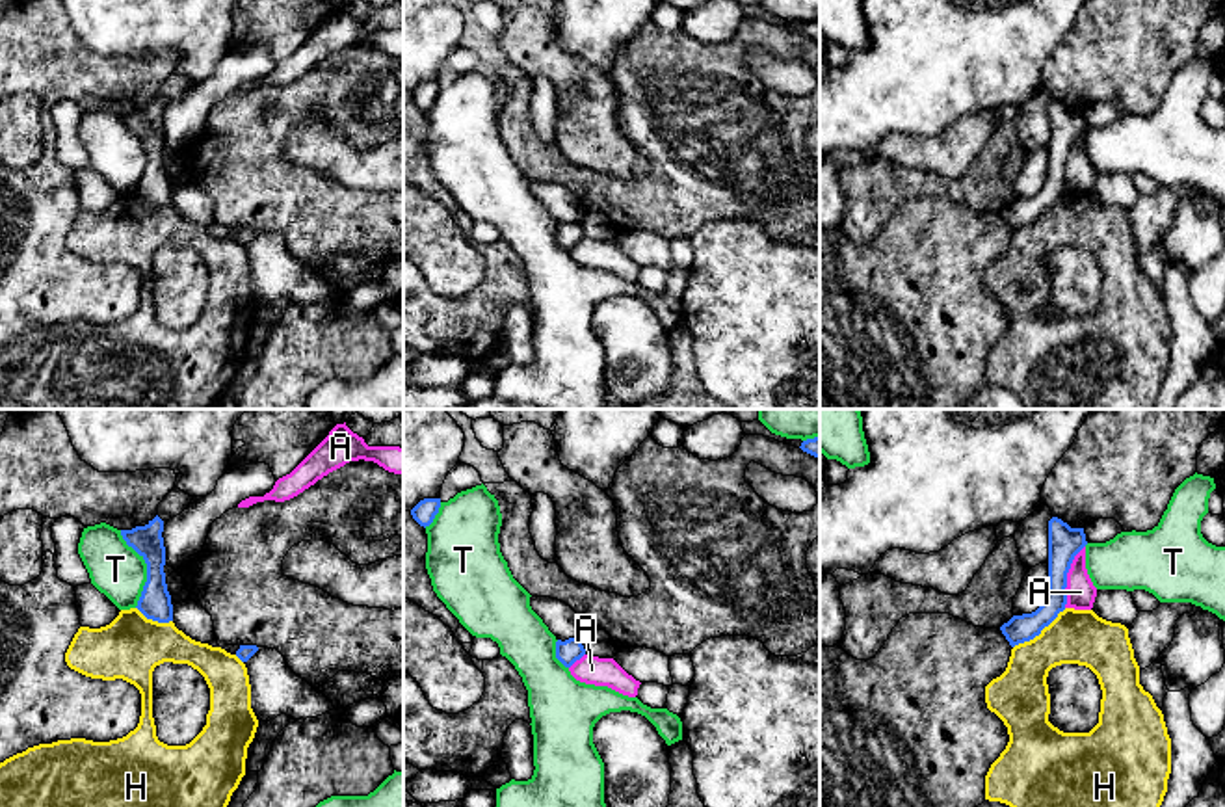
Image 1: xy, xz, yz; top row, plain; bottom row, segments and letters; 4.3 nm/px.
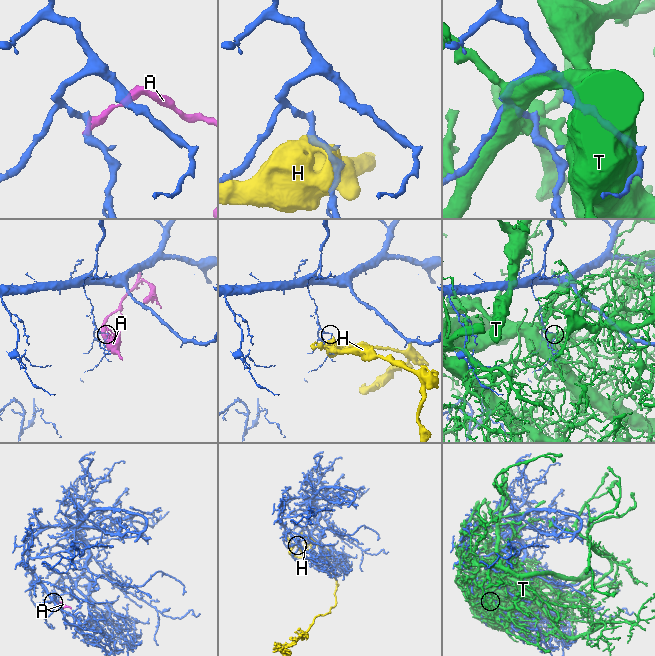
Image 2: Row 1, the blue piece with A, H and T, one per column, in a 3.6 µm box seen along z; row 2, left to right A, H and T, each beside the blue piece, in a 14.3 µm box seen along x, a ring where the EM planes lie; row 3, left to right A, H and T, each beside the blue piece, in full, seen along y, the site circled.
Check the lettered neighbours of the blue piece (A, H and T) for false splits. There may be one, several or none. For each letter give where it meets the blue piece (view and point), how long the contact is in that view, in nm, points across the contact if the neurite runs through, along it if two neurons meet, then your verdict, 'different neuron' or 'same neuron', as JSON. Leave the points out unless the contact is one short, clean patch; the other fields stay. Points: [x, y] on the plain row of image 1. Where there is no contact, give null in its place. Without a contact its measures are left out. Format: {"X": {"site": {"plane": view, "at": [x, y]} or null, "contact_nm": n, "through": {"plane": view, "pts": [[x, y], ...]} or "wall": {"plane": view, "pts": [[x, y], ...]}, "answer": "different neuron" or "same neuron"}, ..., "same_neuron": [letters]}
{"A": {"site": {"plane": "yz", "at": [1066, 160]}, "contact_nm": 280, "wall": {"plane": "yz", "pts": [[1084, 129], [1067, 157], [1064, 190]]}, "answer": "different neuron"}, "H": {"site": {"plane": "yz", "at": [1040, 216]}, "contact_nm": 280, "answer": "different neuron"}, "T": {"site": {"plane": "xy", "at": [147, 153]}, "contact_nm": 340, "answer": "different neuron"}, "same_neuron": []}

